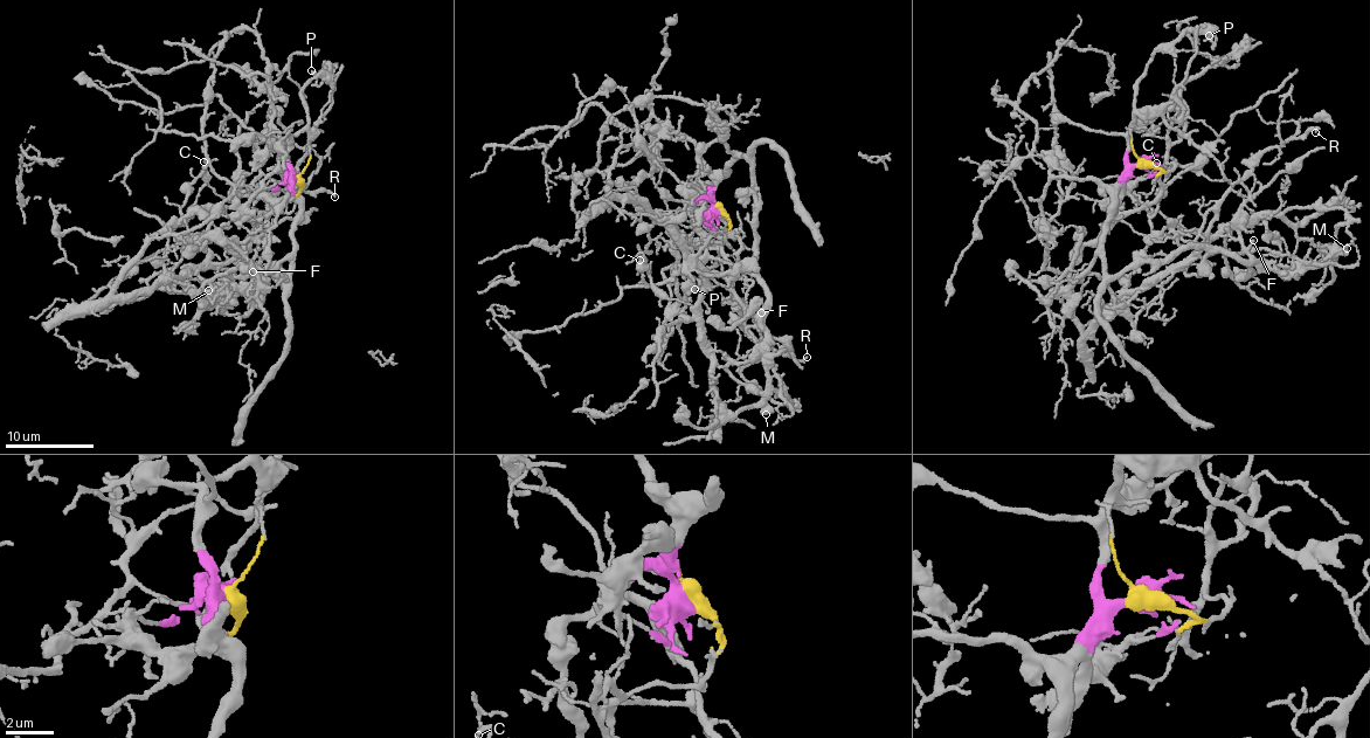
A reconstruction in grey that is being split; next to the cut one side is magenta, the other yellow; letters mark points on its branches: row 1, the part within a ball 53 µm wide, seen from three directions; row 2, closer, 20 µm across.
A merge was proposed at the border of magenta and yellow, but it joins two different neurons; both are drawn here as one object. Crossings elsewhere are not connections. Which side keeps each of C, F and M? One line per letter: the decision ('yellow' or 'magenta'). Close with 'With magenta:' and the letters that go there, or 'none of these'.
C: yellow
F: magenta
M: magenta
With magenta: F, M

